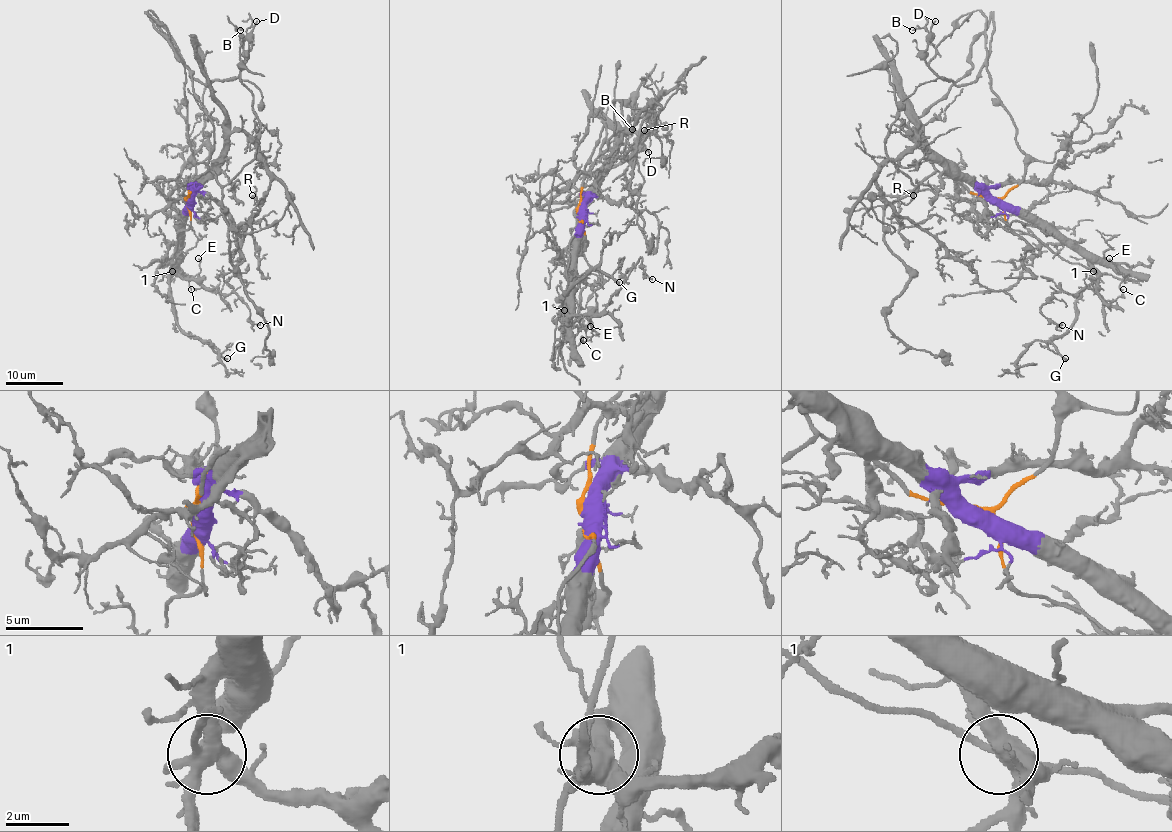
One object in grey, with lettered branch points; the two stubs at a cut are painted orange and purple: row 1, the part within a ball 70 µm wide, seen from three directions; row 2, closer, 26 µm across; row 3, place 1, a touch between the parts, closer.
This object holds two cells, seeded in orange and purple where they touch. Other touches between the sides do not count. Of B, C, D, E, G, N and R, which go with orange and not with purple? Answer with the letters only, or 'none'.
B, D

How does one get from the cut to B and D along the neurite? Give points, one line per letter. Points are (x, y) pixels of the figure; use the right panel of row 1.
B: (995, 199), (1024, 175), (1015, 124), (984, 67), (972, 81), (943, 80), (929, 66), (931, 35), (912, 30)
D: (995, 199), (1020, 182), (1025, 153), (984, 67), (972, 81), (958, 86), (943, 80), (925, 60), (935, 21)

